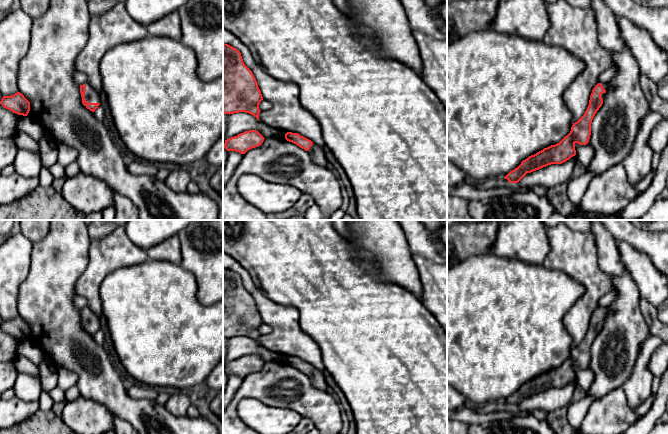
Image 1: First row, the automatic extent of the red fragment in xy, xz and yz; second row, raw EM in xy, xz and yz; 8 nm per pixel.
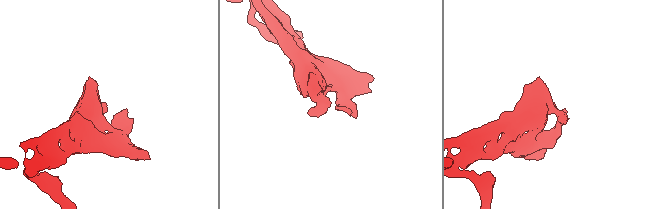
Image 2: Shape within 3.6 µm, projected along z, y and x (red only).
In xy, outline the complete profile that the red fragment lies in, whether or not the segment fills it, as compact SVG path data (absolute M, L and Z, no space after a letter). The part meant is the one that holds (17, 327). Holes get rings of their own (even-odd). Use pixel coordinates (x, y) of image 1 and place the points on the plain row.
M20 316L11 320L3 320L0 328L18 339L27 340L30 335L30 326Z

